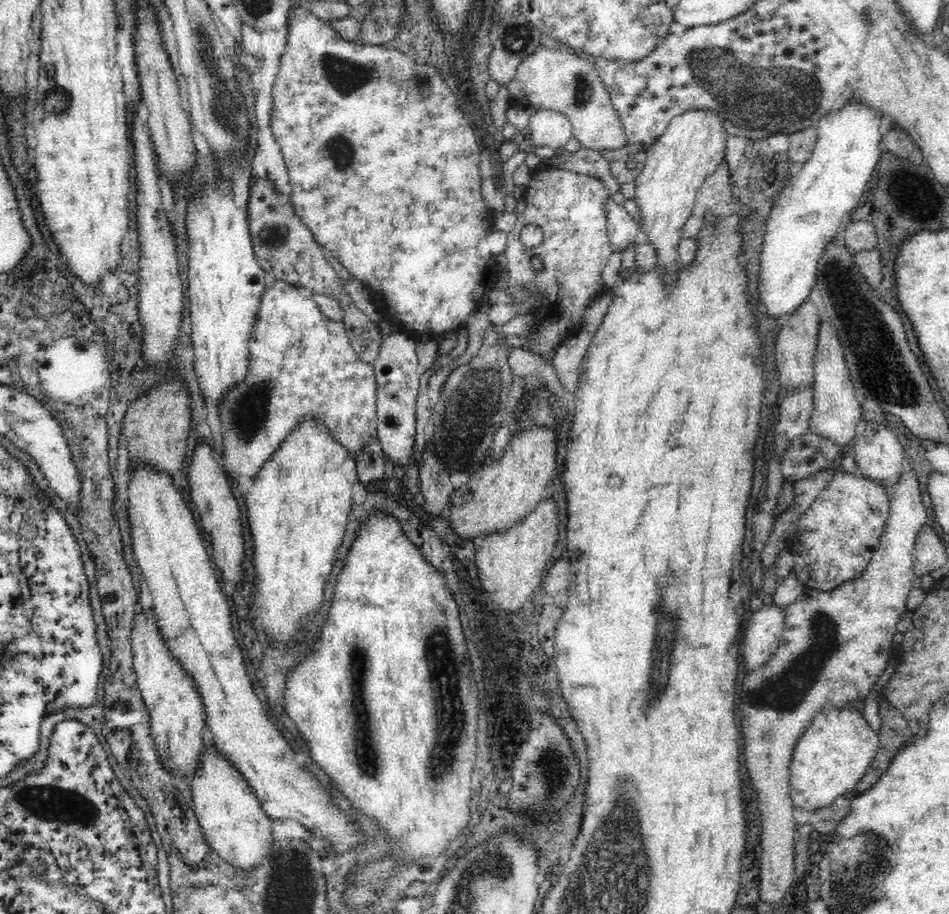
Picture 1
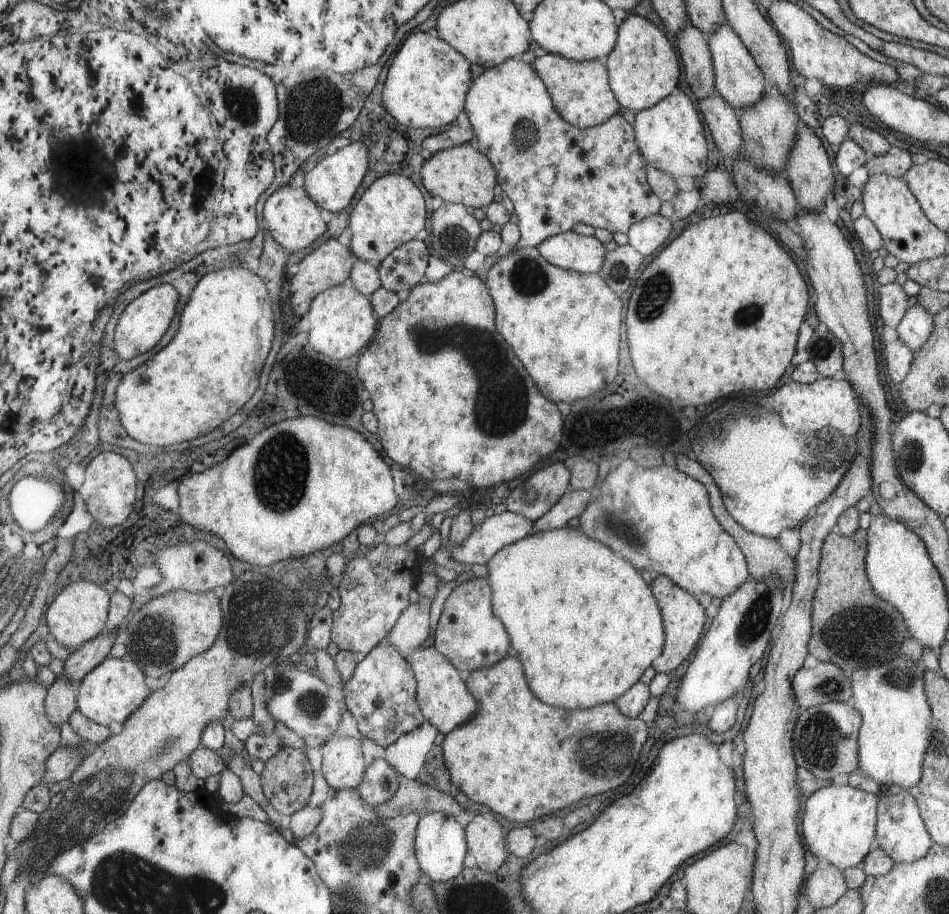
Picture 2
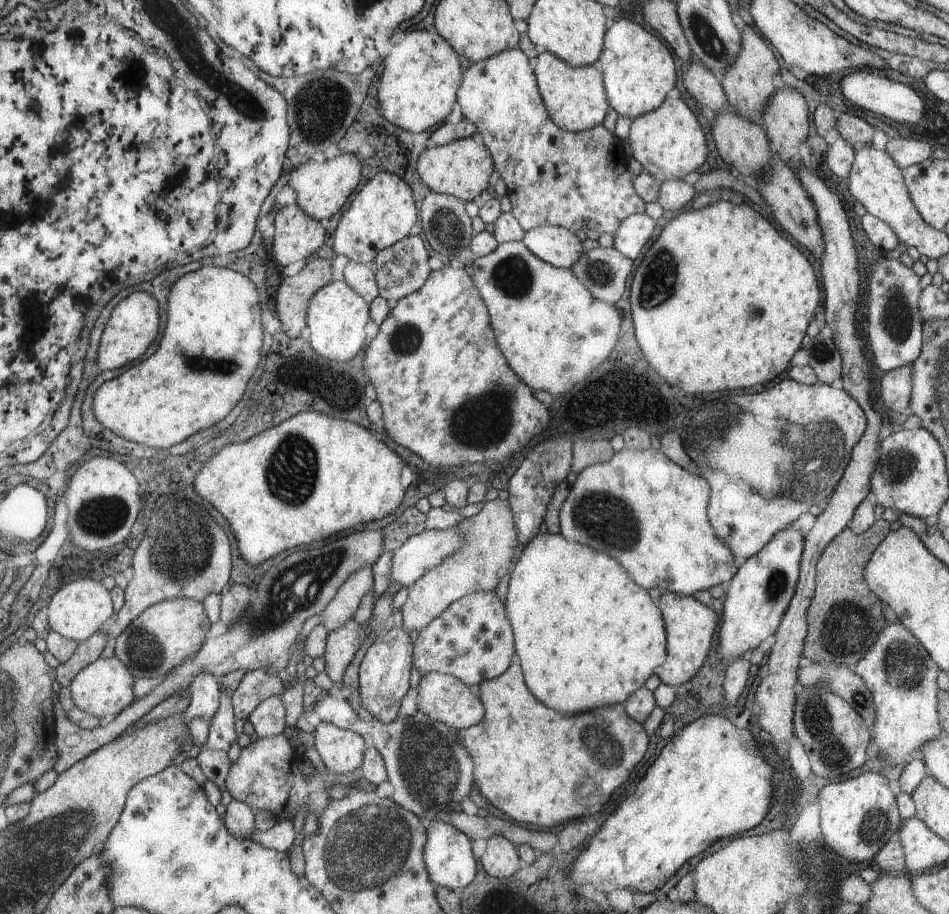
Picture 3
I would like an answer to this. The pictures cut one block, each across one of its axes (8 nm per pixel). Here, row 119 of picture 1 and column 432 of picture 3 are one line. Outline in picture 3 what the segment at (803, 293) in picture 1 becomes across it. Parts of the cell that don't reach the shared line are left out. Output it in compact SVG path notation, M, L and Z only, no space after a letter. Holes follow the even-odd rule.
M432 821L428 832L429 841L425 846L424 858L429 878L437 884L437 887L445 887L456 892L466 891L478 873L478 860L474 858L474 854L470 850L468 836L446 821Z

